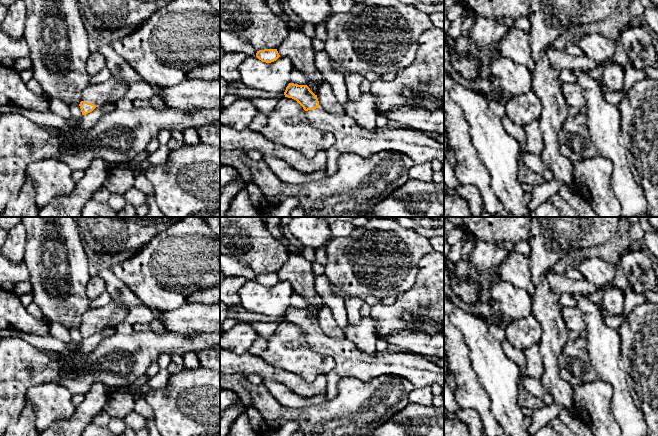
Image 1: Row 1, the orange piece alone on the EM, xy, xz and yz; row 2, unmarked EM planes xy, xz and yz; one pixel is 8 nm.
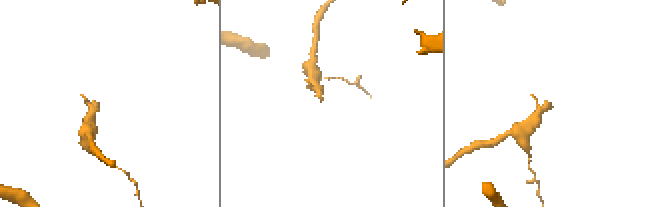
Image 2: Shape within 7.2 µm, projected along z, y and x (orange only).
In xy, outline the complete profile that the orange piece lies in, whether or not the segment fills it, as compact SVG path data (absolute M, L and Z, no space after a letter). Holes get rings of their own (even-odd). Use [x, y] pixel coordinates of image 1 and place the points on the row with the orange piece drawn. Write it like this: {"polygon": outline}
{"polygon": "M114 78L103 83L90 84L84 89L82 101L79 104L82 115L92 112L96 107L102 106L106 102L116 103L125 97L127 89L127 81Z"}

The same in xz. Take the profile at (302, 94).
{"polygon": "M289 83L284 95L296 100L303 107L315 127L328 131L335 137L334 145L326 151L325 177L333 176L337 172L338 158L344 153L370 157L385 151L396 151L408 155L415 164L432 160L444 162L444 144L423 131L405 127L369 132L345 113L334 115L322 109L317 95L307 85Z"}

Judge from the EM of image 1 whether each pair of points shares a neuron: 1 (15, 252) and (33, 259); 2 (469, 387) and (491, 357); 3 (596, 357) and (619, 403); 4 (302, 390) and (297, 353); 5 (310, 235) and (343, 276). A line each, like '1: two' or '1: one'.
1: two
2: two
3: one
4: two
5: two

